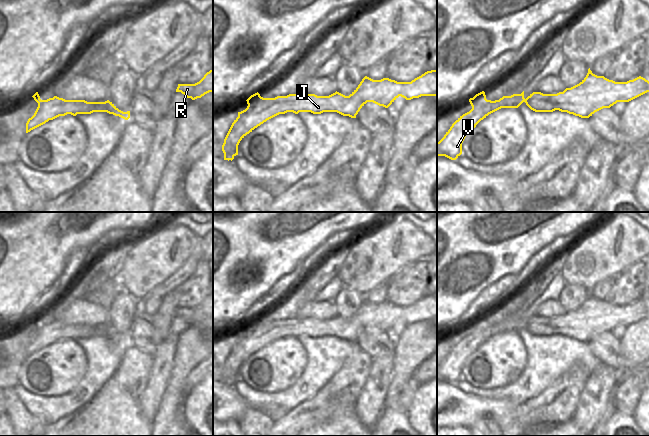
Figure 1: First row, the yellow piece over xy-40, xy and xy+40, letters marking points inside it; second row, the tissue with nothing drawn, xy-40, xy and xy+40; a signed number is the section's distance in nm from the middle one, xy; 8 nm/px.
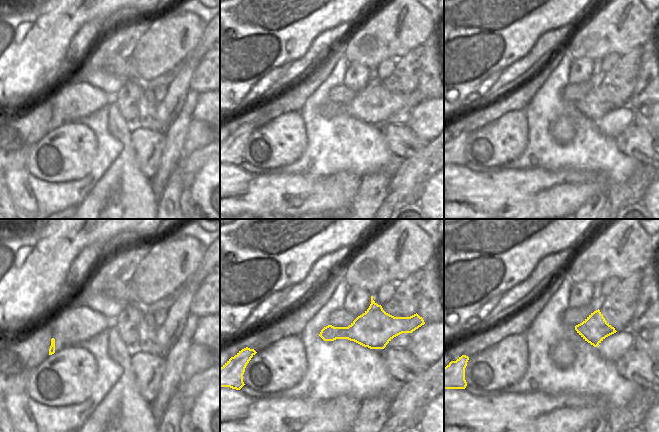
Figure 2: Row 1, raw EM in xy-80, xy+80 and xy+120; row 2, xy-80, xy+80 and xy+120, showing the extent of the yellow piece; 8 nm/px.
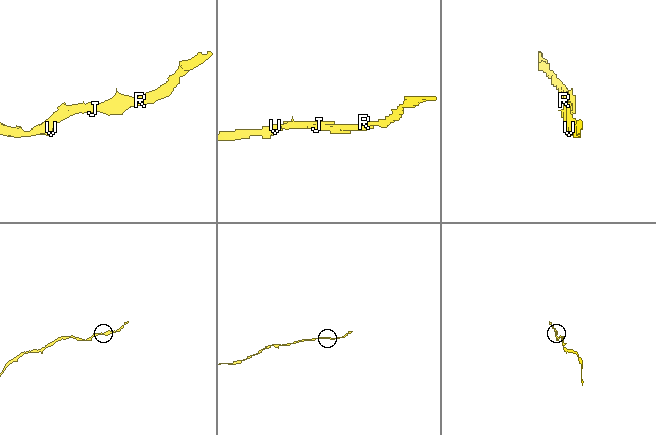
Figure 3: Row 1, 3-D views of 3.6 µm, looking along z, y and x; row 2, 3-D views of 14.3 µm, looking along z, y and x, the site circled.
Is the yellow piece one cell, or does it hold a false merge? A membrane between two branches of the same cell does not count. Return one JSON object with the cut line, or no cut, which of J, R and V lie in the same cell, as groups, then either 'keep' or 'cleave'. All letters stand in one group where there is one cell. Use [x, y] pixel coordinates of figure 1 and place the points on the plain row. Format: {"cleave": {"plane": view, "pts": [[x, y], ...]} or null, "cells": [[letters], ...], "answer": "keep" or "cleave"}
{"cleave": null, "cells": [["J", "R", "V"]], "answer": "keep"}

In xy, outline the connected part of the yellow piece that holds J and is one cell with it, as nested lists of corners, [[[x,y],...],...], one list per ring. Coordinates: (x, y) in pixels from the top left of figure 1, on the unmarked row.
[[[437,294],[427,295],[411,306],[397,306],[389,302],[373,304],[365,300],[349,320],[336,315],[329,320],[289,318],[263,322],[257,316],[246,324],[247,332],[238,336],[238,341],[224,363],[224,384],[232,385],[238,379],[240,365],[255,352],[279,338],[337,336],[356,342],[367,326],[388,332],[399,320],[406,324],[421,320],[437,320]]]

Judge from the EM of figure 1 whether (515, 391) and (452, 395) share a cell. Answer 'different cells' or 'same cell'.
different cells

